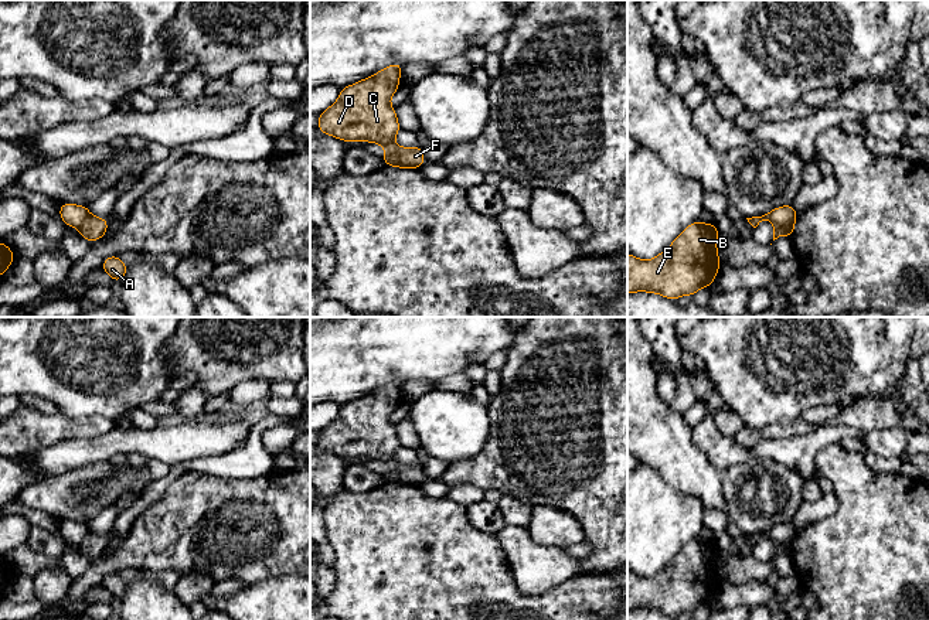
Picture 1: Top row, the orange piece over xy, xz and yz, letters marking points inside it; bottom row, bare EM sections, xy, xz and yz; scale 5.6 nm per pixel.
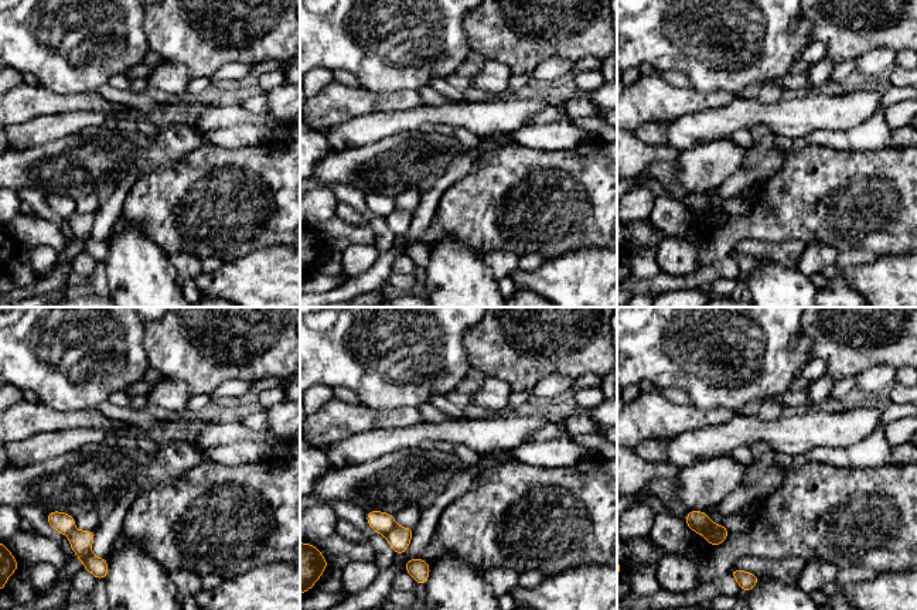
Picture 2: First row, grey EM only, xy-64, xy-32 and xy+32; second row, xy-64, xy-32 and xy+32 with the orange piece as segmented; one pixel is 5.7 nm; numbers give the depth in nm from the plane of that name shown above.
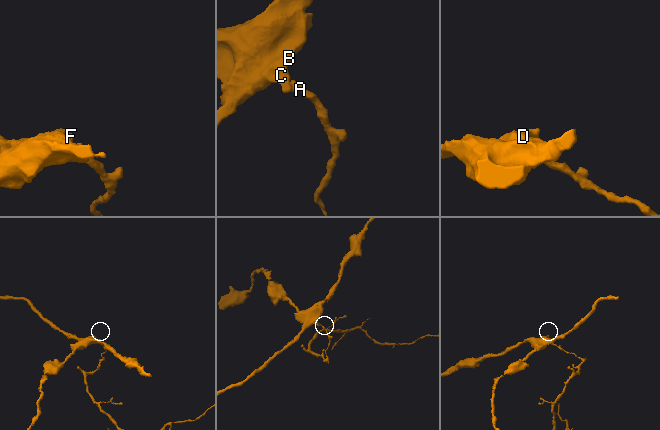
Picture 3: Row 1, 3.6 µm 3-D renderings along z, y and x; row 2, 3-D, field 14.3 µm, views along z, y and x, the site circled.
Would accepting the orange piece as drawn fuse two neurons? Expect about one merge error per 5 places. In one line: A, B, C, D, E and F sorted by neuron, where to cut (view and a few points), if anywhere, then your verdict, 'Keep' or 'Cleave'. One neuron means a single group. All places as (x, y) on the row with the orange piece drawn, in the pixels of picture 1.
Groups: A F / B C D E. Split along xz (400, 147), (397, 166). Cleave

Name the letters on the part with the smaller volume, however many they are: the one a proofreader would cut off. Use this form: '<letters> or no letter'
A, F

